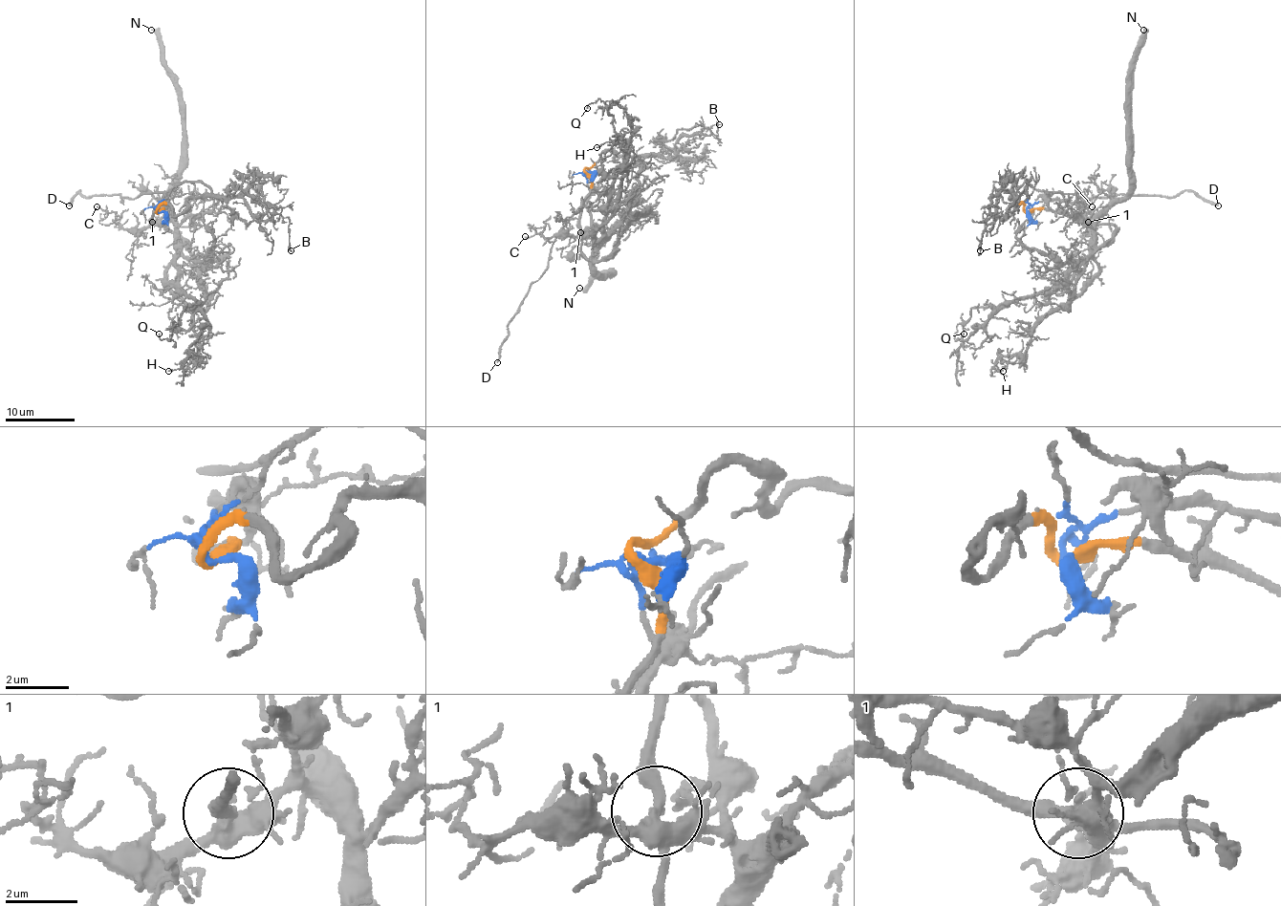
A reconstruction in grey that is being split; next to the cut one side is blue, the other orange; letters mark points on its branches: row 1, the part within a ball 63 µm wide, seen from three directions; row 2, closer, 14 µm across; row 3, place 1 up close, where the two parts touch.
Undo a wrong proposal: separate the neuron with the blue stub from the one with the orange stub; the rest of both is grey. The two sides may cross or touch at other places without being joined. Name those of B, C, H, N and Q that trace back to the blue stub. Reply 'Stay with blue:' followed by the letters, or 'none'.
Stay with blue: C, H, N, Q

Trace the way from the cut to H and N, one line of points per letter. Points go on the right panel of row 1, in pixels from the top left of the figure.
H: (1028, 213), (1043, 201), (1081, 204), (1094, 216), (1098, 271), (1022, 349), (1001, 355), (1003, 371)
N: (1028, 213), (1043, 201), (1066, 201), (1083, 204), (1094, 214), (1104, 214), (1126, 193), (1128, 70), (1144, 30)

